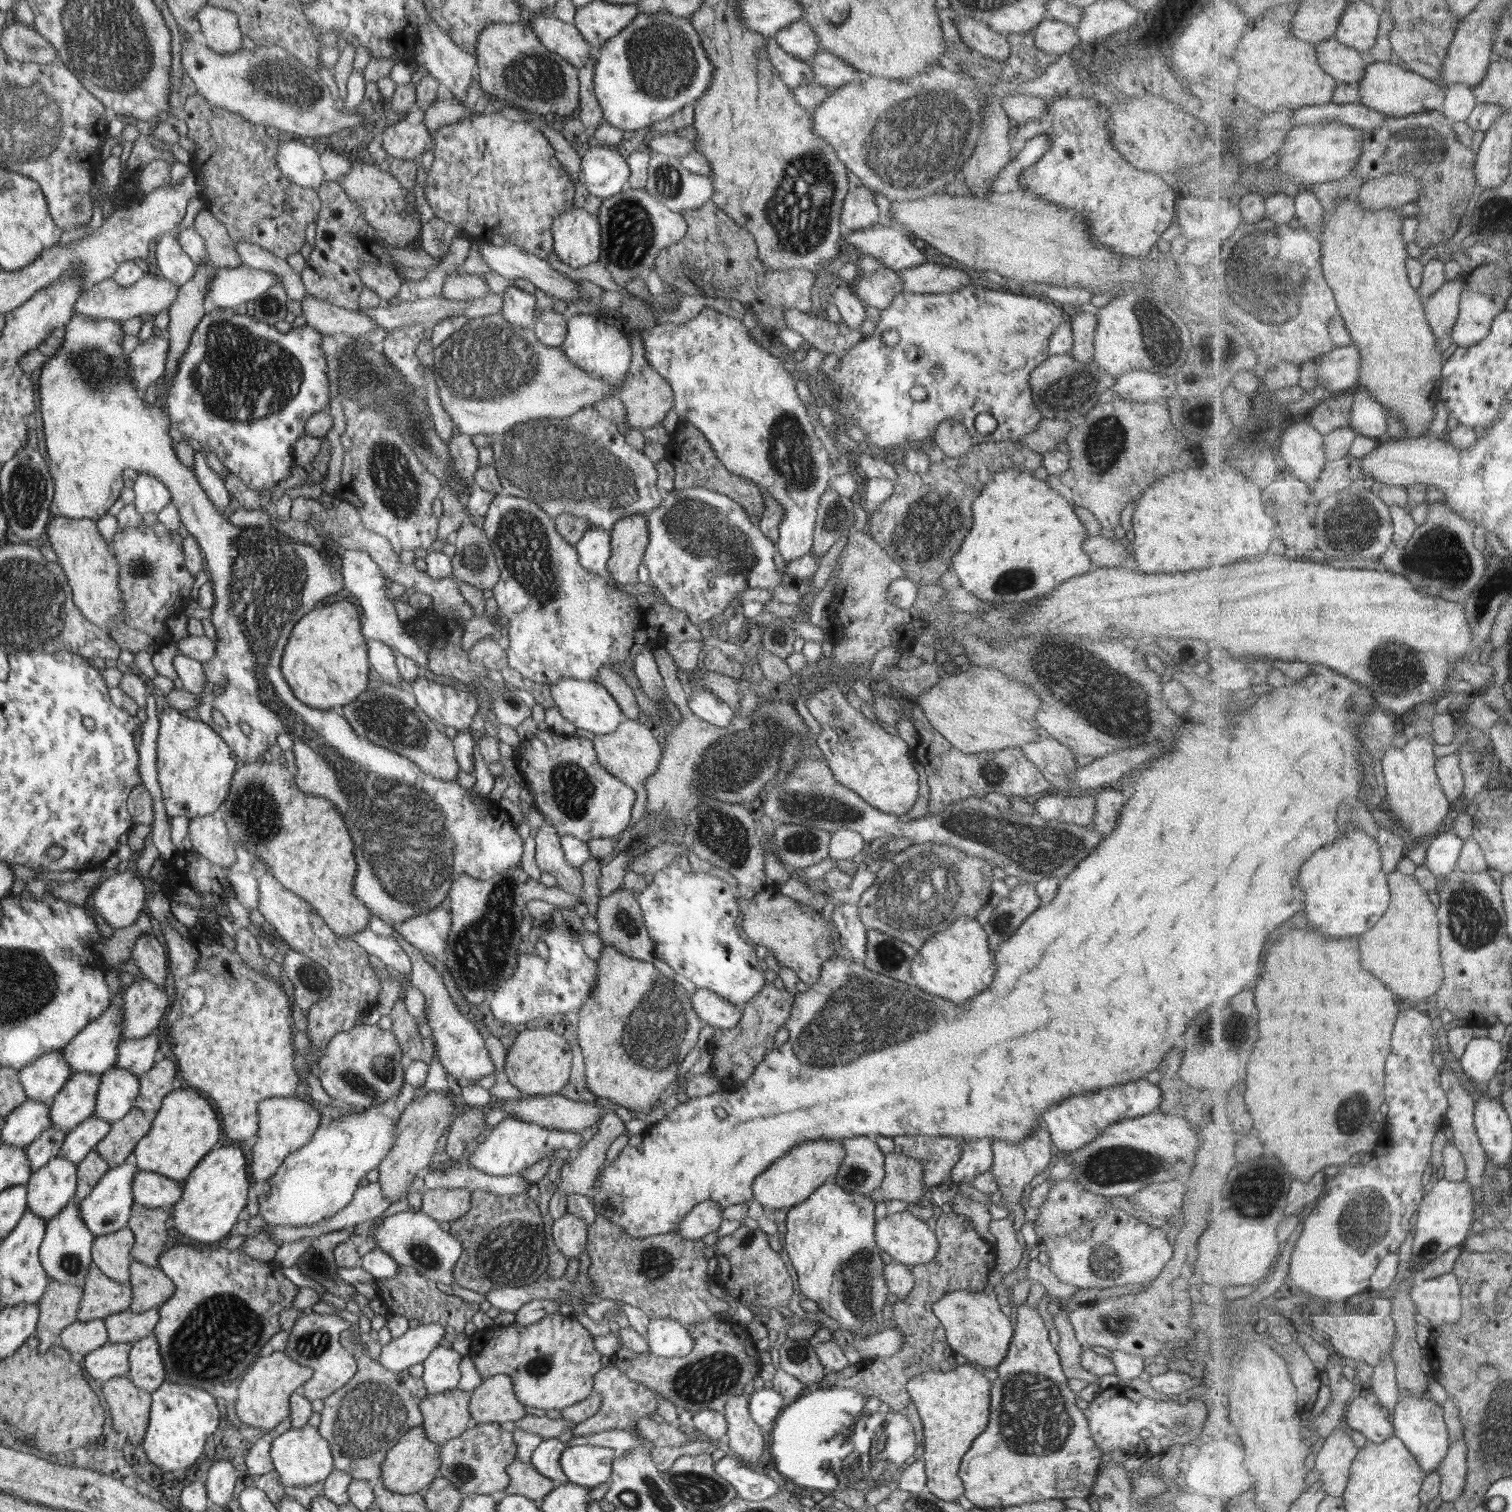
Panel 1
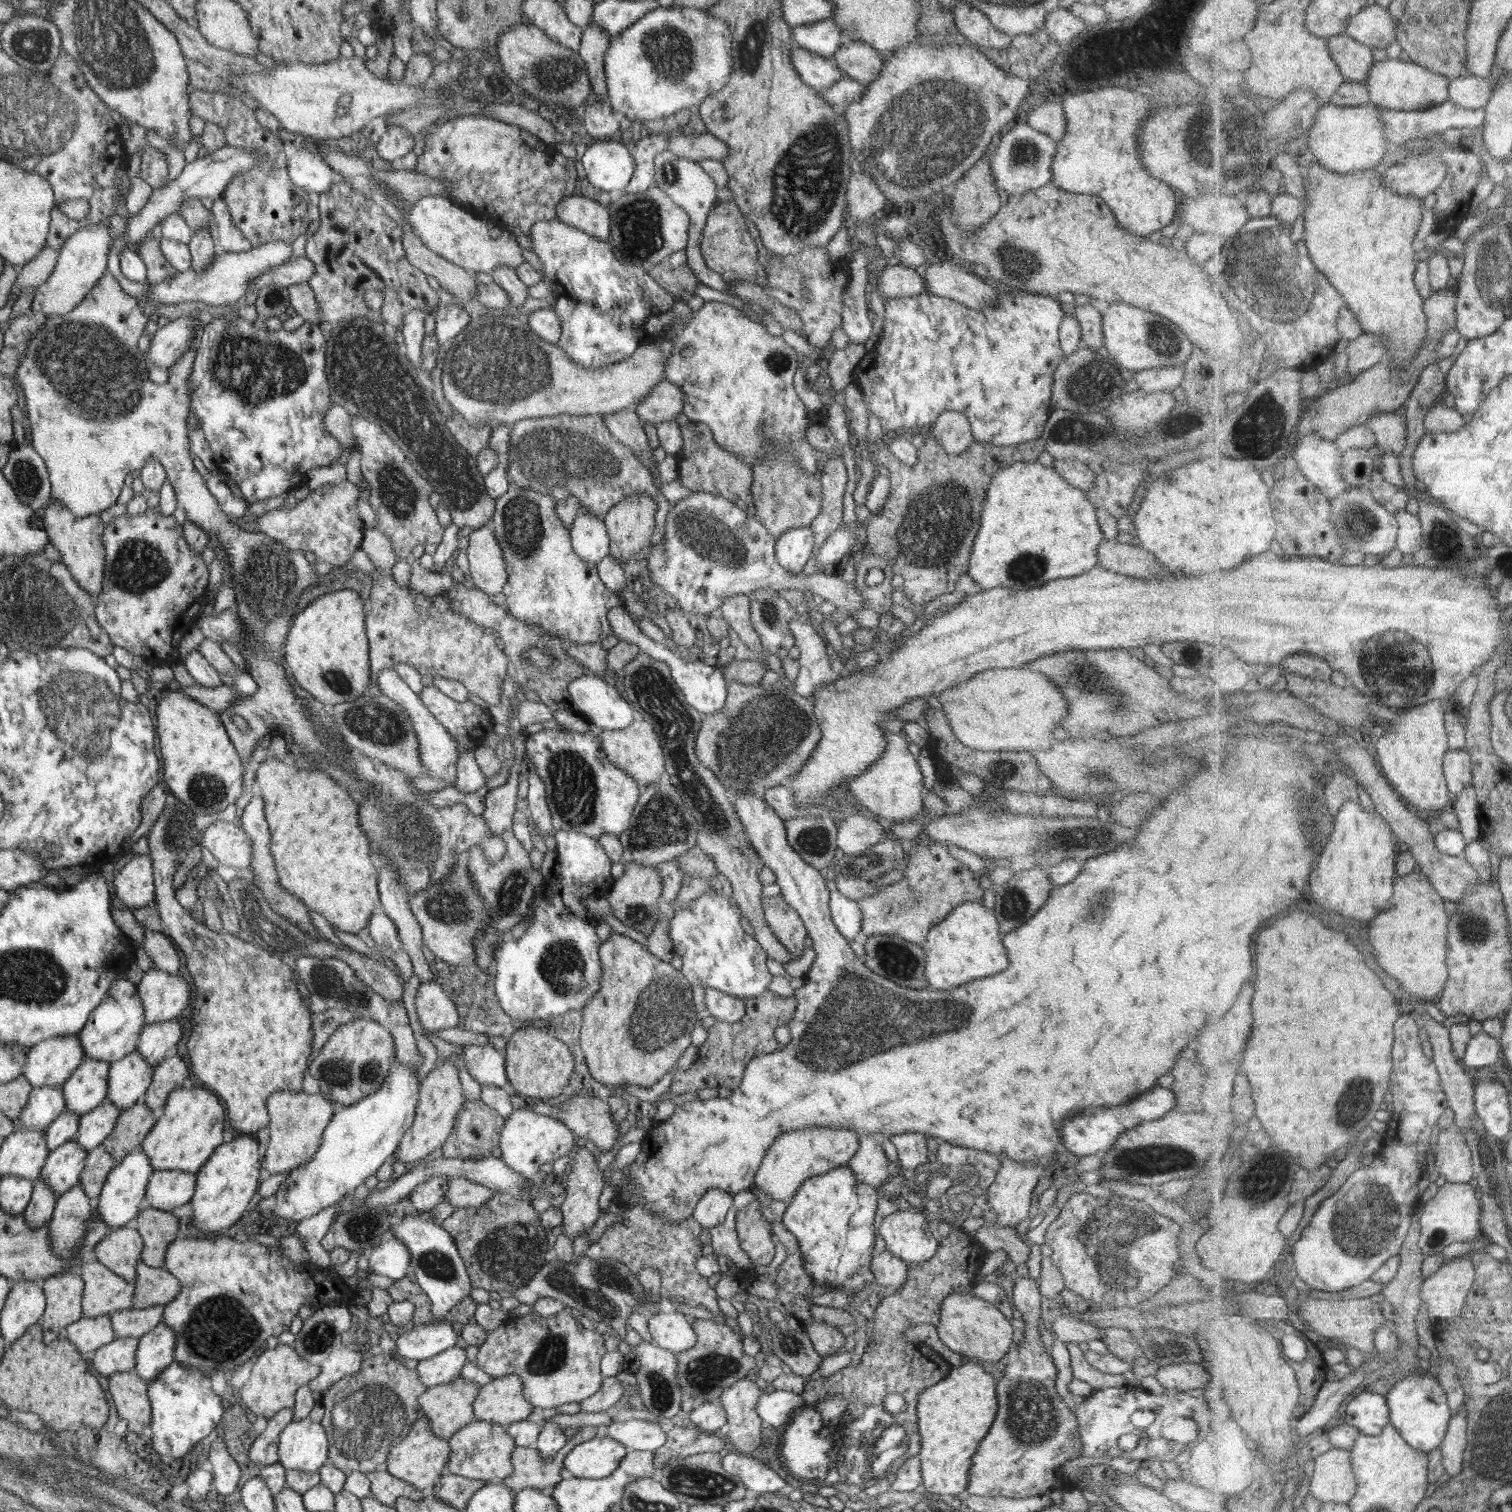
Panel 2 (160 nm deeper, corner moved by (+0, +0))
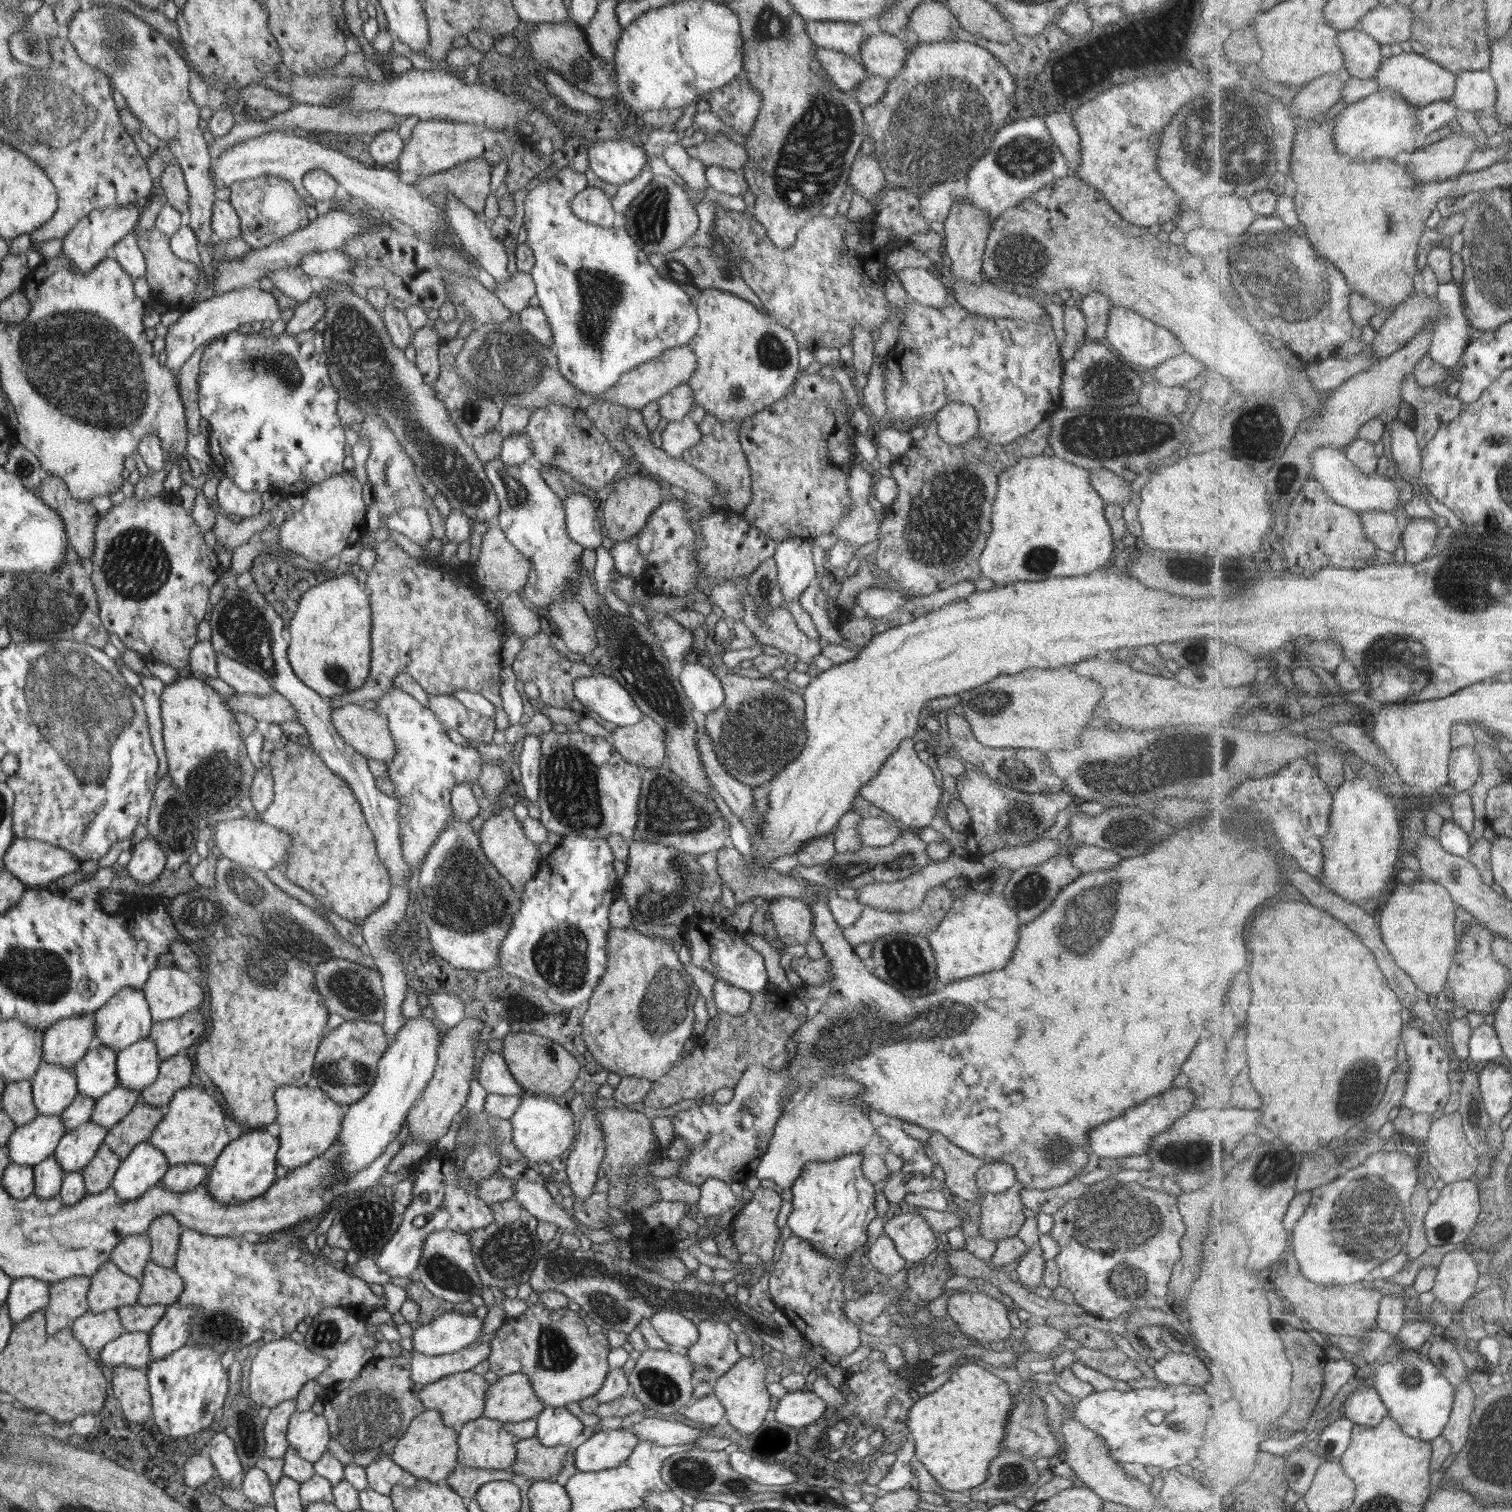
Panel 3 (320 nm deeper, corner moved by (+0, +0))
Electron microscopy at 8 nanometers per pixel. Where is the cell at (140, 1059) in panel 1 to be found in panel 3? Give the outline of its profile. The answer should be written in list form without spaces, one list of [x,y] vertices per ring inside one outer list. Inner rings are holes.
[[[198,1010],[184,1016],[157,1021],[152,1024],[149,1037],[154,1040],[159,1060],[170,1059],[174,1054],[200,1042],[200,1036],[206,1030],[206,1018]]]

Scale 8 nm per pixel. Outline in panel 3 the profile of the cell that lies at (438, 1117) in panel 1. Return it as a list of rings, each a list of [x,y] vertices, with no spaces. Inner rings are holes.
[[[466,1015],[462,1022],[446,1032],[446,1036],[439,1044],[433,1078],[426,1088],[423,1088],[422,1094],[407,1114],[410,1138],[414,1142],[438,1142],[448,1134],[448,1128],[455,1115],[463,1113],[463,1106],[469,1095],[470,1080],[475,1078],[474,1054],[483,1025],[482,1018]]]

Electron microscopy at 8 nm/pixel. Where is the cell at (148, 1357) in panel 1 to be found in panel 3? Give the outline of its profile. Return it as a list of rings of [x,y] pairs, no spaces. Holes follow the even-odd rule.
[[[178,1301],[166,1306],[165,1316],[149,1333],[152,1361],[163,1359],[189,1341],[194,1307],[183,1307]]]

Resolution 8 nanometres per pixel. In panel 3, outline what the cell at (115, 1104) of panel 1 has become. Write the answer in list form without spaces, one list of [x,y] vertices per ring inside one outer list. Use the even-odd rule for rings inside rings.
[[[150,1037],[142,1038],[117,1055],[118,1085],[142,1092],[156,1081],[159,1064],[156,1044]]]

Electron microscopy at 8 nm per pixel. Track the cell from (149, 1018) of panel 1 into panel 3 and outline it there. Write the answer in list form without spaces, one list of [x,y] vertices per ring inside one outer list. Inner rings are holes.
[[[178,966],[155,967],[141,991],[148,998],[153,1023],[198,1010],[200,1002],[204,1000],[202,988],[192,982],[190,974]]]

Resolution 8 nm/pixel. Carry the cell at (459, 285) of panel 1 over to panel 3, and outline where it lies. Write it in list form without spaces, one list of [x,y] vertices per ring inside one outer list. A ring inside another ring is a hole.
[[[517,271],[507,281],[497,283],[494,294],[513,315],[529,306],[535,294],[535,286],[530,273]]]

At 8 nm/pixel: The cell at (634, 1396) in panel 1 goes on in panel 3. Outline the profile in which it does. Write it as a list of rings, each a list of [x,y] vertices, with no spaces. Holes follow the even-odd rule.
[[[581,1434],[570,1444],[553,1447],[544,1446],[537,1436],[519,1440],[515,1443],[517,1455],[511,1468],[516,1481],[548,1482],[559,1476],[557,1473],[563,1469],[566,1452],[582,1444],[585,1436]]]

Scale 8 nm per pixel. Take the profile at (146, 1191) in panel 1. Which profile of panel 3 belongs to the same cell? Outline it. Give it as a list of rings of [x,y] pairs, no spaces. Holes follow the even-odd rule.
[[[196,1163],[171,1166],[160,1183],[174,1192],[190,1192],[206,1180],[208,1170],[208,1166]]]

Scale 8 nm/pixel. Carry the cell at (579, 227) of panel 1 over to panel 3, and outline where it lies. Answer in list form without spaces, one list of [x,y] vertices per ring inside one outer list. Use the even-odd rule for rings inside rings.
[[[587,187],[572,199],[571,207],[580,220],[598,227],[612,227],[616,218],[611,198],[600,188]]]

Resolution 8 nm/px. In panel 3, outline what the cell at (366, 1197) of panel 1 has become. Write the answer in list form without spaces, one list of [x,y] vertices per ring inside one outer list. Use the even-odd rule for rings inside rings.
[[[534,1174],[530,1181],[516,1178],[512,1180],[516,1189],[514,1198],[526,1207],[532,1216],[539,1221],[555,1224],[562,1232],[572,1233],[577,1229],[572,1216],[548,1193],[544,1179]]]

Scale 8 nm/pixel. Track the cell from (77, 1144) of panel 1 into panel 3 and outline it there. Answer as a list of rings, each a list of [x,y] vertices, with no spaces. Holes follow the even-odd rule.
[[[118,1085],[112,1091],[95,1100],[90,1121],[110,1130],[133,1110],[140,1098],[140,1091],[131,1091],[122,1085]]]

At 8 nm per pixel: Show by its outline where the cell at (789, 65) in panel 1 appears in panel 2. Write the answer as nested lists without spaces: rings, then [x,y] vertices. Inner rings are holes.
[[[796,45],[790,48],[789,60],[800,78],[818,92],[830,89],[843,78],[833,58],[822,58]]]

